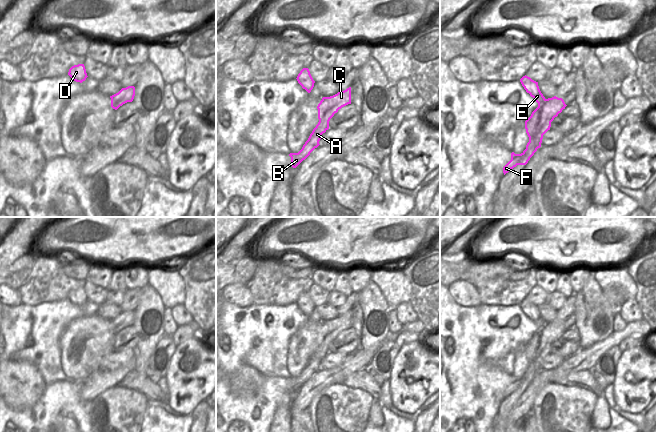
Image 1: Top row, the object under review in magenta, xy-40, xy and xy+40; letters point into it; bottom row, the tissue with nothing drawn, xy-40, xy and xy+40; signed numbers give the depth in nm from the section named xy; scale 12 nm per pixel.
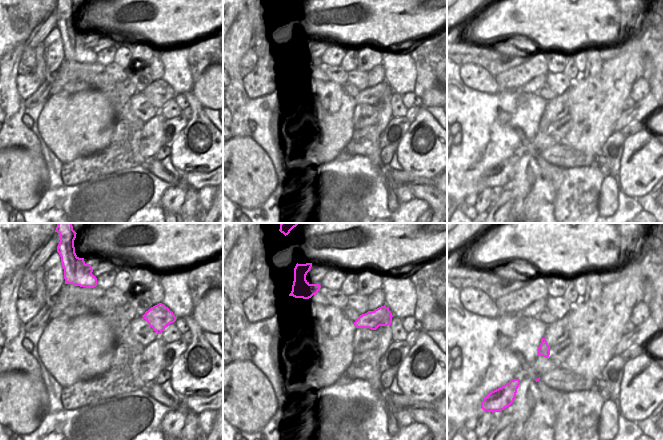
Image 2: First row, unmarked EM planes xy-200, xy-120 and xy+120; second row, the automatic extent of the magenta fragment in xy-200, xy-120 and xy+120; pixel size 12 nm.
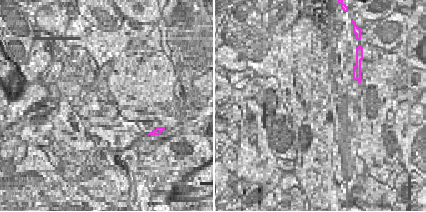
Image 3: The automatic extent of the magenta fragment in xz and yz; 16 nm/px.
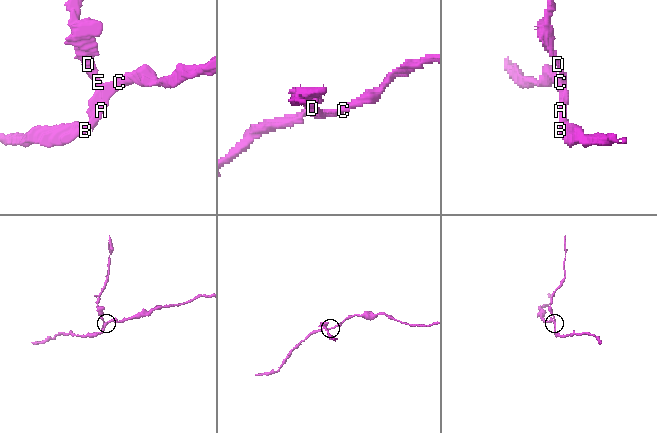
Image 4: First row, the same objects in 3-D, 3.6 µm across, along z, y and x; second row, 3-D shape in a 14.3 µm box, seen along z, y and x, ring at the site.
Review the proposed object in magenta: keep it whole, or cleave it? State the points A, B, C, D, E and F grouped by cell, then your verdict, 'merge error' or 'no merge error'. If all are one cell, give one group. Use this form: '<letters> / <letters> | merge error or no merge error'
A B C F / D E | merge error

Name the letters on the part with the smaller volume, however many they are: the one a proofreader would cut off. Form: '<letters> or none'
D, E

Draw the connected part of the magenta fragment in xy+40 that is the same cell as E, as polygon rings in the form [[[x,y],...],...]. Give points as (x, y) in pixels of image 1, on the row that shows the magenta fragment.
[[[523,76],[520,79],[520,82],[527,93],[538,103],[538,107],[532,112],[531,116],[525,121],[526,133],[530,139],[536,140],[537,137],[534,136],[534,133],[537,129],[539,121],[541,119],[541,106],[546,102],[545,97],[541,93],[538,82],[532,80],[528,76]]]

